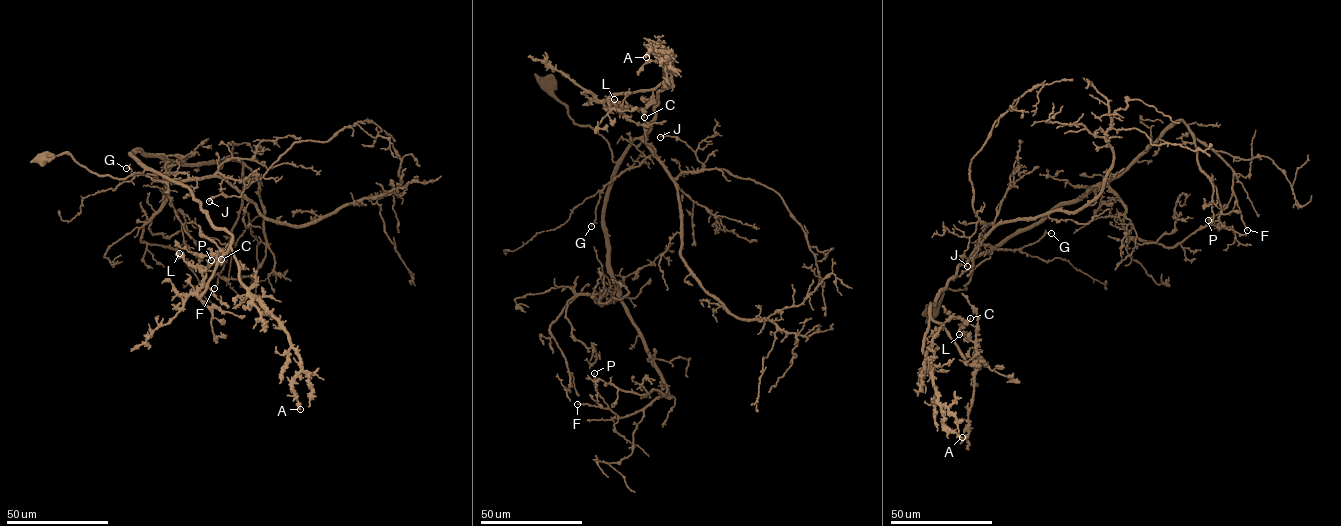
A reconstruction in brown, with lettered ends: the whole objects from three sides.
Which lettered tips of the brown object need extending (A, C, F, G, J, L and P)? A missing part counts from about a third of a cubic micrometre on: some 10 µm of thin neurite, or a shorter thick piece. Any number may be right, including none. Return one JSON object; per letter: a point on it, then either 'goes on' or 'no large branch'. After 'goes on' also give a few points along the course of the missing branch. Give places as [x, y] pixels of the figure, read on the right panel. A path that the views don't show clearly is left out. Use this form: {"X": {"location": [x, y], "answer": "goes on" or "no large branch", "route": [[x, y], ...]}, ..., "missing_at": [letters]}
{"A": {"location": [962, 437], "answer": "no large branch"}, "C": {"location": [970, 318], "answer": "no large branch"}, "F": {"location": [1247, 230], "answer": "no large branch"}, "G": {"location": [1051, 233], "answer": "goes on"}, "J": {"location": [967, 266], "answer": "no large branch"}, "L": {"location": [959, 334], "answer": "no large branch"}, "P": {"location": [1208, 220], "answer": "no large branch"}, "missing_at": ["G"]}

